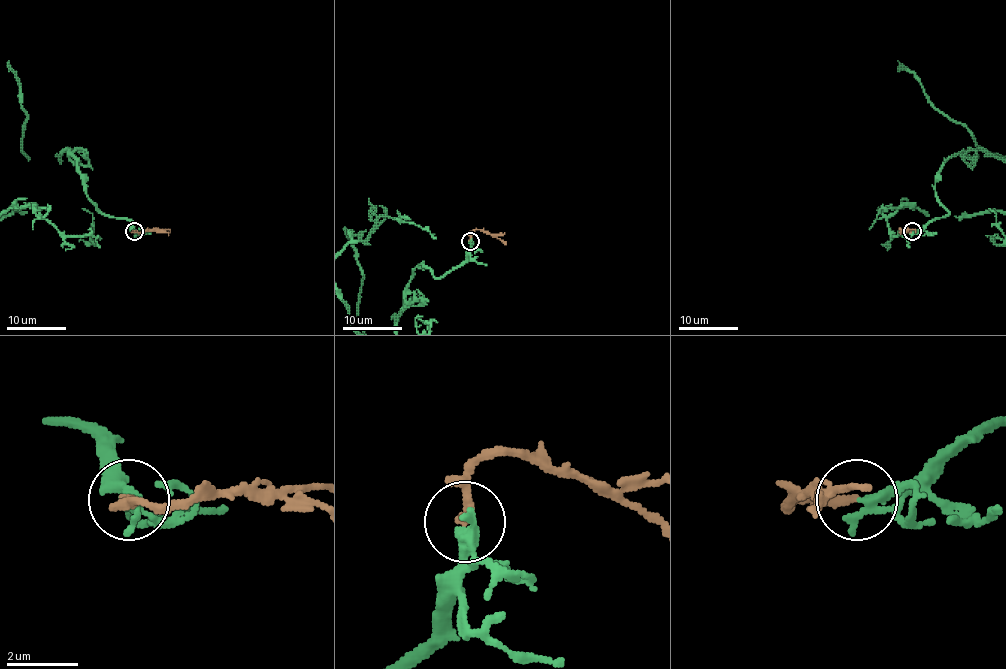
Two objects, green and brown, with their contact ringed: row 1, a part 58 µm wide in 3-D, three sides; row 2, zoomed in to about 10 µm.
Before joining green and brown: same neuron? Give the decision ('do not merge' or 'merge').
do not merge

